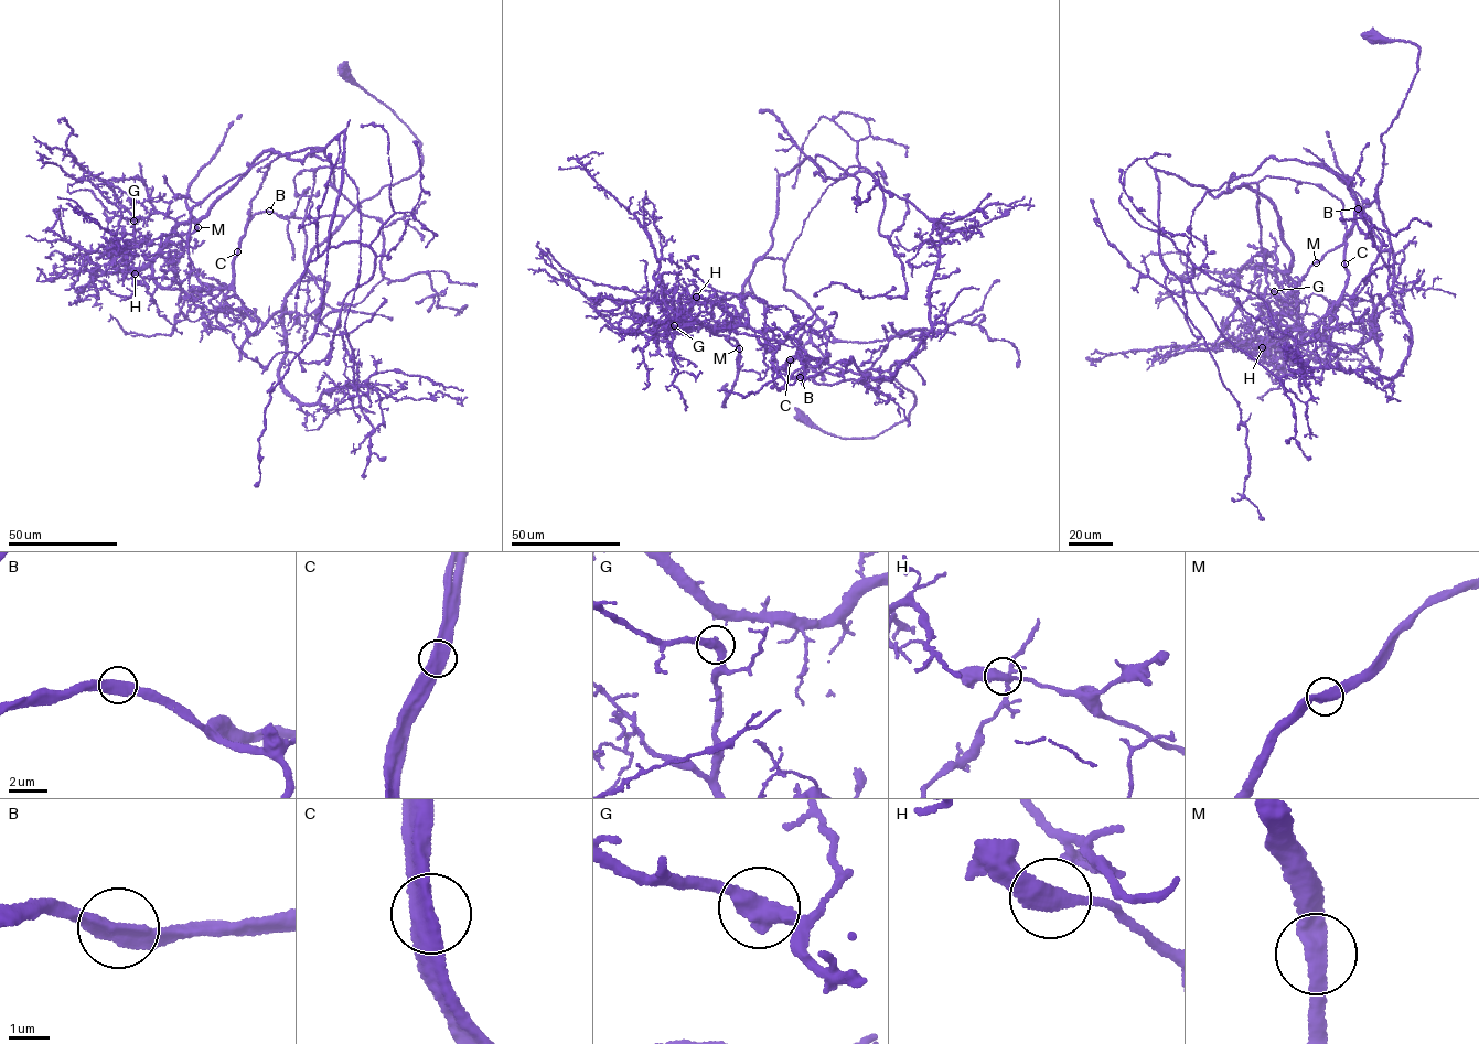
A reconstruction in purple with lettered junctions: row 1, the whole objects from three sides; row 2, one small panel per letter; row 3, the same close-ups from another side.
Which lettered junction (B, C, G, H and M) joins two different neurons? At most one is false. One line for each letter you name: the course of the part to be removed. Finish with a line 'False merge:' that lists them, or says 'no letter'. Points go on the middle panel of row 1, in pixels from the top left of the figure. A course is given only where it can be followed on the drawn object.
C: (790, 359), (789, 377), (818, 384), (892, 379), (931, 331), (940, 225), (1025, 196)
False merge: C

